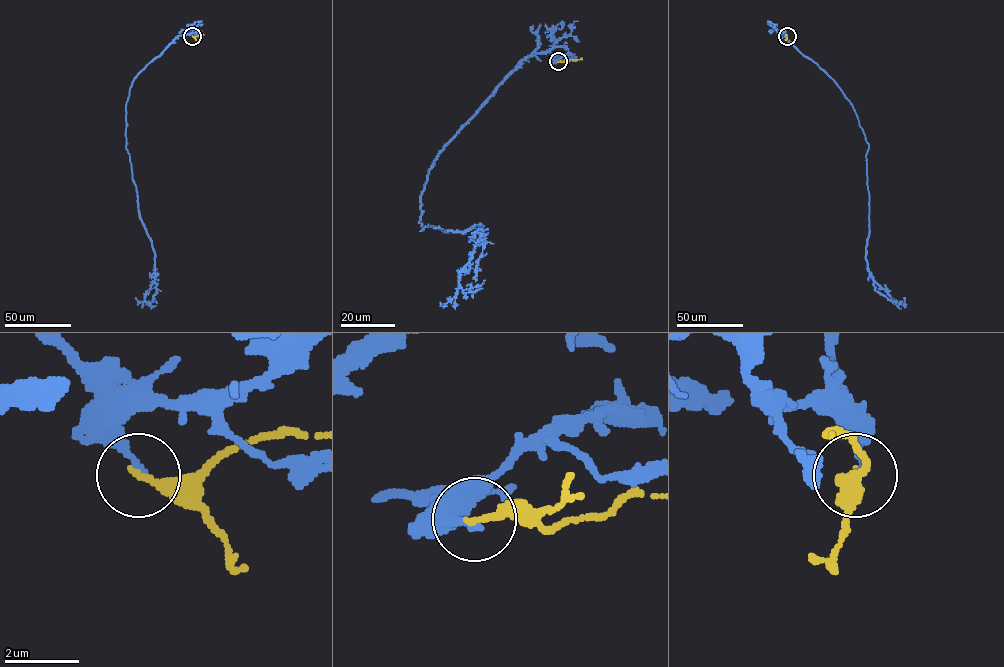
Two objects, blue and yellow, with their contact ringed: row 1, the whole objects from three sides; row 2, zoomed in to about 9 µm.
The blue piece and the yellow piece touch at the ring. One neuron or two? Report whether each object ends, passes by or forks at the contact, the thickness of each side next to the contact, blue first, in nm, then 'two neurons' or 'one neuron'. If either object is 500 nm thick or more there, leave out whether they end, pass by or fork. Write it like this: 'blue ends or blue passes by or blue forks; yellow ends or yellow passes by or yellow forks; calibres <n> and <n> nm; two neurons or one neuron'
blue ends; yellow ends; calibres 170 and 240 nm; two neurons

